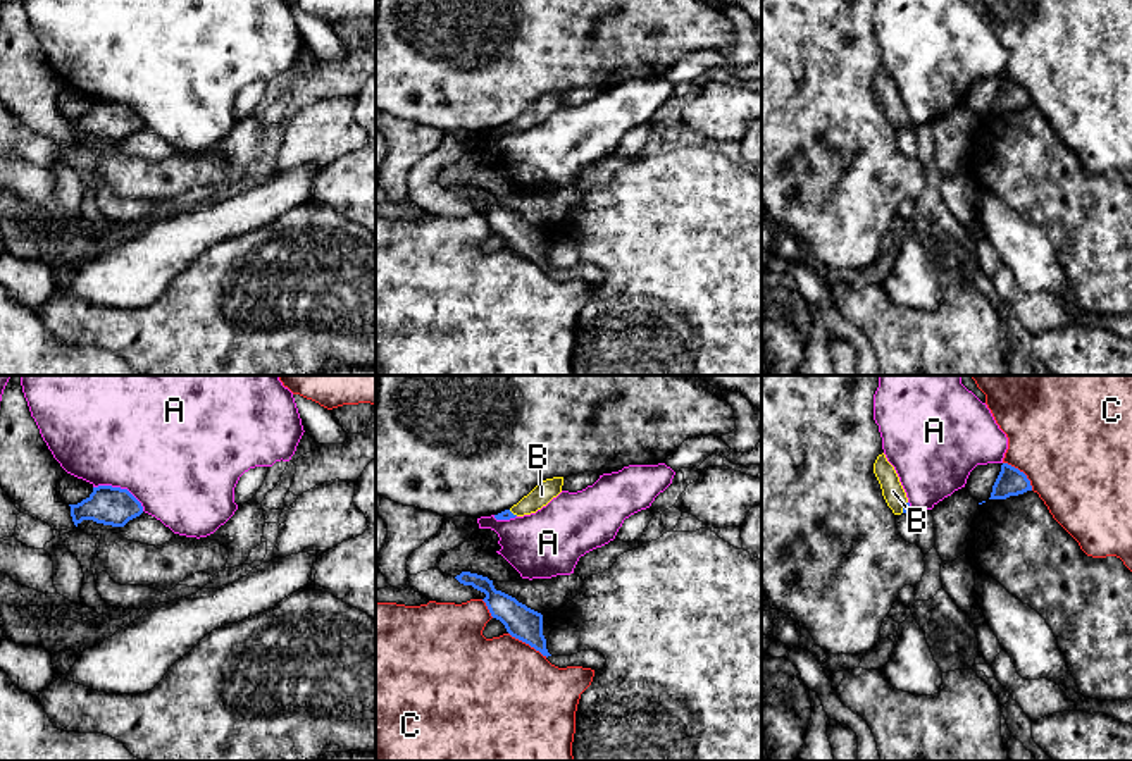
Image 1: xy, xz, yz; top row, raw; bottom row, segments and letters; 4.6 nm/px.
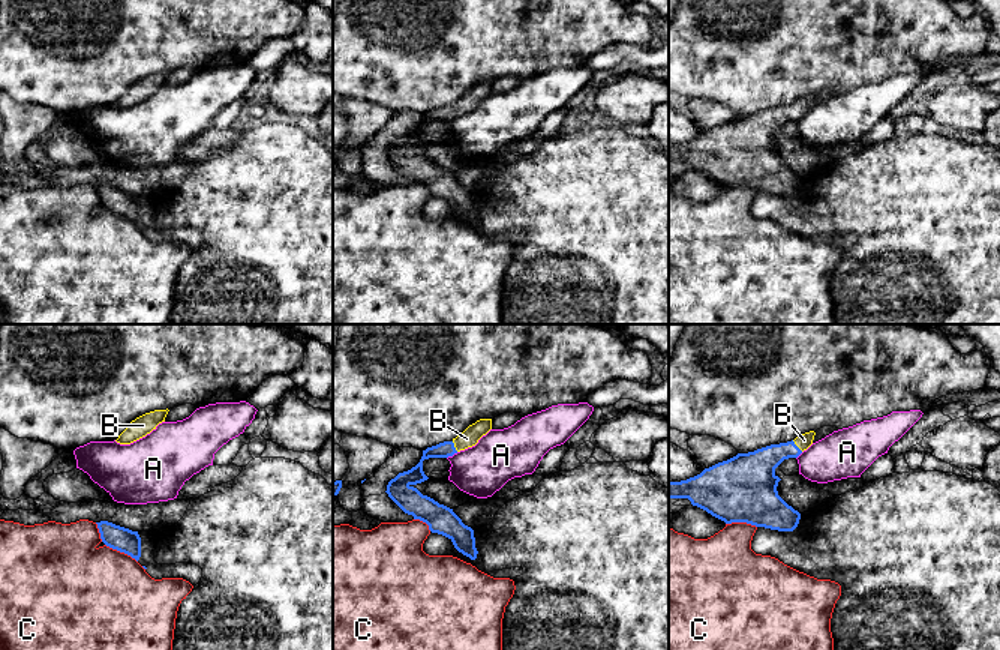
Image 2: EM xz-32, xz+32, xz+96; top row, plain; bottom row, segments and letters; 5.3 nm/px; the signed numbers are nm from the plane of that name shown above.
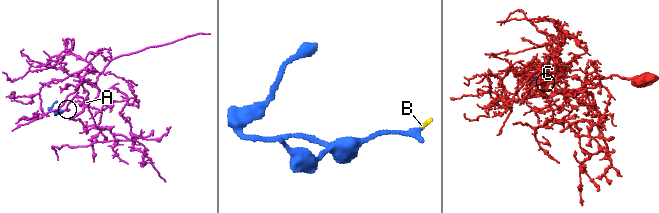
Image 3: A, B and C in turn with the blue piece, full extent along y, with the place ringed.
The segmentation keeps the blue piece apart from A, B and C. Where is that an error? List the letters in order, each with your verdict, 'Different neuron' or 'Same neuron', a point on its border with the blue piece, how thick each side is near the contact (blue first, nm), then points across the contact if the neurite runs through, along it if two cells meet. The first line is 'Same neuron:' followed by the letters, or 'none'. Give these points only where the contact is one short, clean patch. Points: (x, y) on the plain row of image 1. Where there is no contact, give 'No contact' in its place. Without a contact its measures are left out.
Same neuron: B
A: Different neuron. Touches blue at xy (119, 102). Thickness 180 nm (blue) against 500 nm
B: Same neuron. Touches blue at yz (905, 121). Thickness 40 nm (blue) against 100 nm. Path across: yz (907, 123), (905, 121), (893, 105)
C: Different neuron. Touches blue at xz (528, 257). Thickness 160 nm (blue) against 480 nm

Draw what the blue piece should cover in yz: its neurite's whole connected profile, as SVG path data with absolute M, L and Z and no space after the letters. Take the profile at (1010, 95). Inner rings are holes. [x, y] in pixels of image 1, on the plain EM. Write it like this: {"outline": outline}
{"outline": "M1003 77L989 114L1006 114L1027 105L1032 105L1027 90L1015 81Z"}

